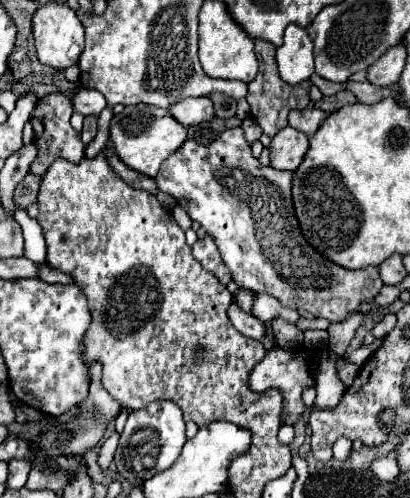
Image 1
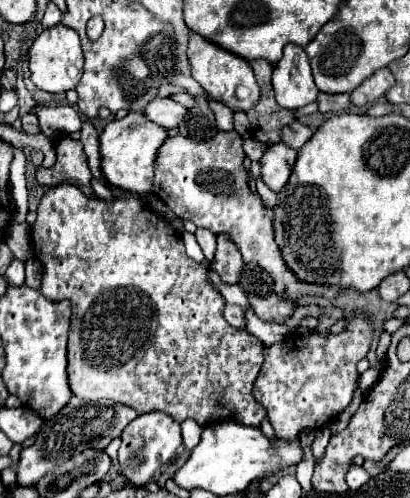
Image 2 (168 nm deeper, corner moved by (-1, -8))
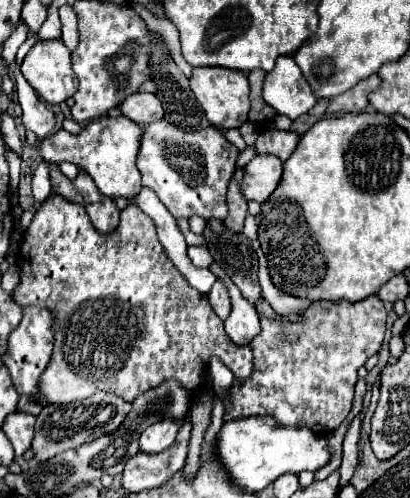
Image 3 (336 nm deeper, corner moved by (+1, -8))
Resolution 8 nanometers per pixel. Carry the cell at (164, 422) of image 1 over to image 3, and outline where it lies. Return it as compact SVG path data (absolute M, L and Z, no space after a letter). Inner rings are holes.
M169 418L147 426L139 436L139 450L147 454L159 454L167 450L175 442L177 430L179 430L179 424Z

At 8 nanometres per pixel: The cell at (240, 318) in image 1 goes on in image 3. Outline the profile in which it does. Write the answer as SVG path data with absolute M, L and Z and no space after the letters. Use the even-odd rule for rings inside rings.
M217 280L217 284L211 288L211 292L207 296L211 300L211 306L213 306L215 314L221 320L227 320L227 316L231 312L231 300L229 300L229 294L227 294L227 288L223 286L223 282Z

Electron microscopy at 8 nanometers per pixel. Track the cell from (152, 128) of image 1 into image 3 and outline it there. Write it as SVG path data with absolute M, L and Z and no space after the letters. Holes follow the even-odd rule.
M103 116L99 120L89 122L79 136L69 134L67 130L59 130L51 134L45 140L39 140L31 131L27 131L26 139L29 146L37 146L39 154L47 162L73 162L75 166L81 166L97 184L99 192L109 198L135 198L139 194L141 176L135 168L135 160L139 156L139 136L143 136L143 128L135 124L133 120L127 120L127 116L109 118Z

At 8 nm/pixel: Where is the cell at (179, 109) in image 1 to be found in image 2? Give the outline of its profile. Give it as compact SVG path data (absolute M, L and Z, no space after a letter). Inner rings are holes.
M155 98L155 100L151 100L151 102L145 106L143 114L145 114L151 122L163 126L165 130L175 130L177 124L179 124L179 120L185 118L187 110L185 110L181 104L169 100L169 98Z

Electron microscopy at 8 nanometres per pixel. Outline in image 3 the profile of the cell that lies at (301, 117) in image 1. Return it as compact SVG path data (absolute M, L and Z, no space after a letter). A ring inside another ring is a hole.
M267 128L259 134L255 148L259 154L275 154L281 160L287 160L293 150L297 148L299 134L291 130L277 130L277 128Z

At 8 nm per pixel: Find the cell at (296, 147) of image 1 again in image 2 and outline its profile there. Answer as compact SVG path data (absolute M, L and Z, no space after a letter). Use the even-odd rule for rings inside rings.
M281 142L269 146L265 150L263 158L259 160L259 164L261 164L261 180L273 192L279 192L285 186L285 182L289 180L289 176L291 176L295 158L297 158L297 152L291 150L289 146L285 146L285 144L281 144Z

